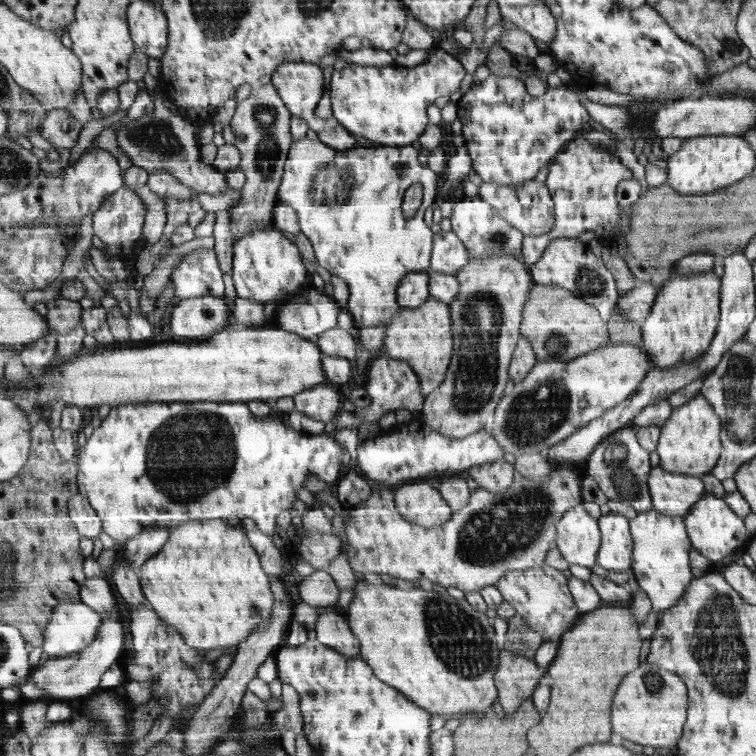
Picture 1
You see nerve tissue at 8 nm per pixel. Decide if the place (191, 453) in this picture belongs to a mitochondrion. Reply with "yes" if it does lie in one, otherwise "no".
yes

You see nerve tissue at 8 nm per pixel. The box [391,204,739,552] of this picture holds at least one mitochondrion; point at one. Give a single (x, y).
(476, 376)

